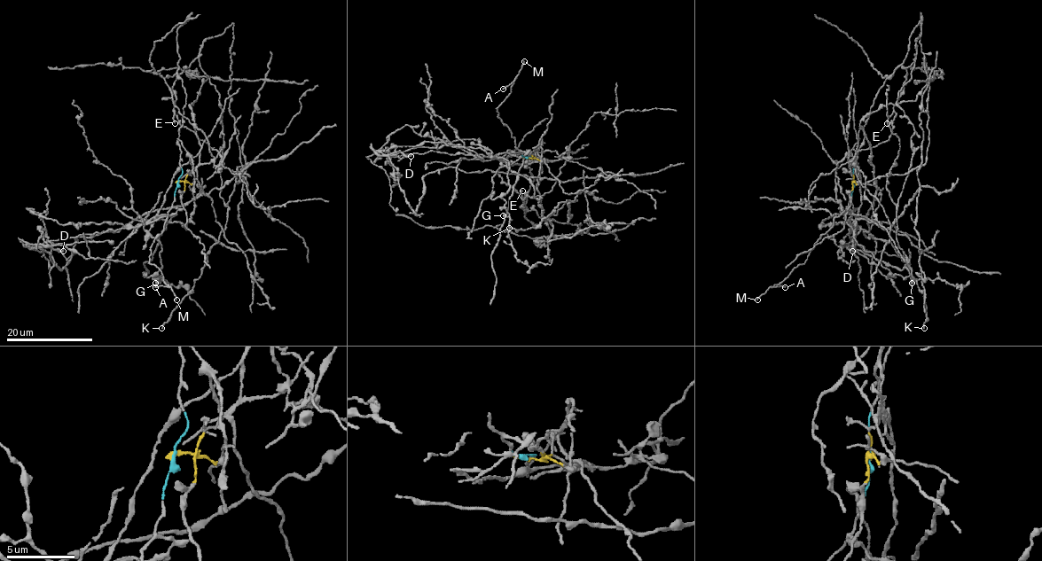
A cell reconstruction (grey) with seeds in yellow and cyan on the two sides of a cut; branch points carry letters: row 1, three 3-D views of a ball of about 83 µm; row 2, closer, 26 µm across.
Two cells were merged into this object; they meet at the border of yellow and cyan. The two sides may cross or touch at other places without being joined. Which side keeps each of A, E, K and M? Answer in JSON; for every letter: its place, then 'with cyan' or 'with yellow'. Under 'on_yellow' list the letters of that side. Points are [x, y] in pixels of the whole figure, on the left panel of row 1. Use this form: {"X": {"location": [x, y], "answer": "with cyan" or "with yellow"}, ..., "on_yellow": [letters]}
{"A": {"location": [155, 287], "answer": "with cyan"}, "E": {"location": [175, 123], "answer": "with yellow"}, "K": {"location": [161, 328], "answer": "with yellow"}, "M": {"location": [176, 299], "answer": "with cyan"}, "on_yellow": ["E", "K"]}

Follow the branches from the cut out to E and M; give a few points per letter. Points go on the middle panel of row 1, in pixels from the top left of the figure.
E: (525, 156), (546, 160), (566, 159), (549, 191), (522, 198), (522, 190)
M: (525, 156), (515, 146), (511, 130), (497, 111), (510, 93), (510, 86), (524, 60)

